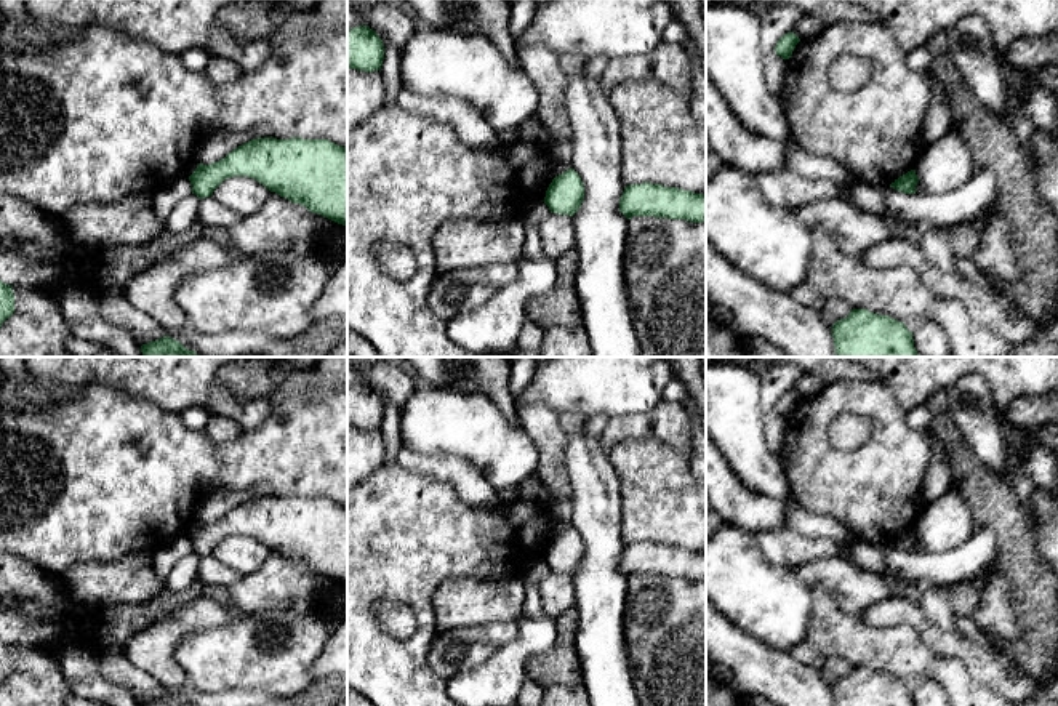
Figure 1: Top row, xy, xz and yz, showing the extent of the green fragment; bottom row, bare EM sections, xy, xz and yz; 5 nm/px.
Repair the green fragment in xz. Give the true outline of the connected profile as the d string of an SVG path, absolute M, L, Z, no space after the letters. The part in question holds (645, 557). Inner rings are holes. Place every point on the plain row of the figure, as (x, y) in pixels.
M642 541L624 546L619 570L632 575L655 575L706 581L706 552Z

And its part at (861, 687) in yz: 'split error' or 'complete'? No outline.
complete

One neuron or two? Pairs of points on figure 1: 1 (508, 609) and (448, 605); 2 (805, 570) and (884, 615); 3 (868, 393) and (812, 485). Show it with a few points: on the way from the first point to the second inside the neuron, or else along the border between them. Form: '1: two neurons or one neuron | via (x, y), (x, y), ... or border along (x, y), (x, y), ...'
1: one neuron | via (493, 605), (463, 605)
2: two neurons | border along (893, 593), (873, 602), (860, 617)
3: one neuron | via (839, 401), (812, 428), (812, 457)

